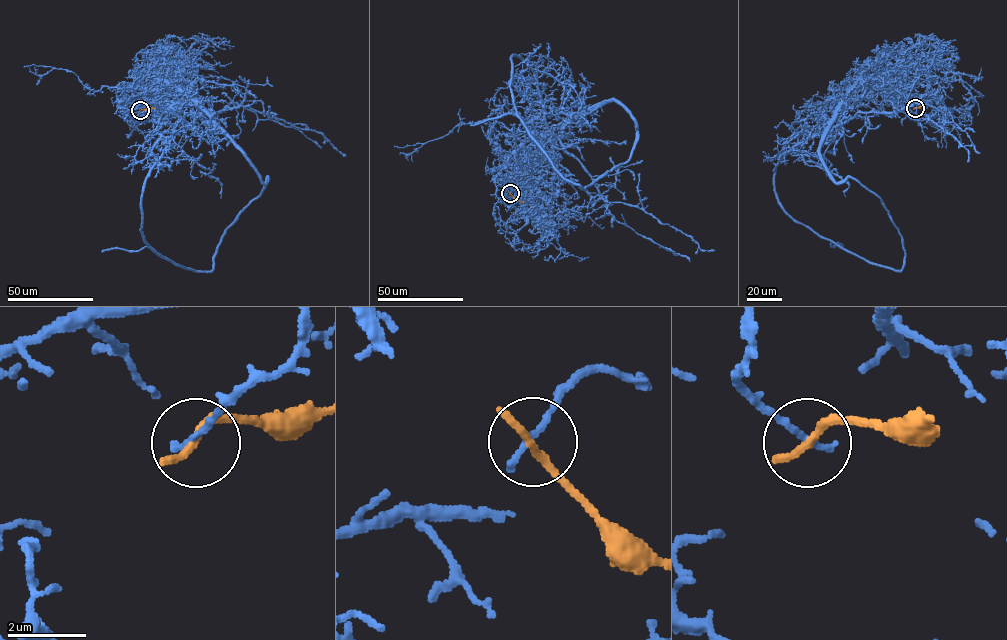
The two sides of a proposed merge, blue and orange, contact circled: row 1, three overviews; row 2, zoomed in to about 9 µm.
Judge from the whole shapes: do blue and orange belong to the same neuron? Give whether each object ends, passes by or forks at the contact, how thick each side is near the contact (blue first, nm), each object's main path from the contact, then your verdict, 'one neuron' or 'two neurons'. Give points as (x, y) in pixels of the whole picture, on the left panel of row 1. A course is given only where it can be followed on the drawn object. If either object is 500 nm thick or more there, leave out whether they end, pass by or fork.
blue ends there; orange ends there; 190 nm thick on the blue side, 240 nm on the other; blue runs (140, 110), (164, 87), (199, 106), (161, 116), (160, 156), (186, 115), (235, 103), (320, 132), (346, 155); orange runs (140, 110), (154, 107); two neurons

